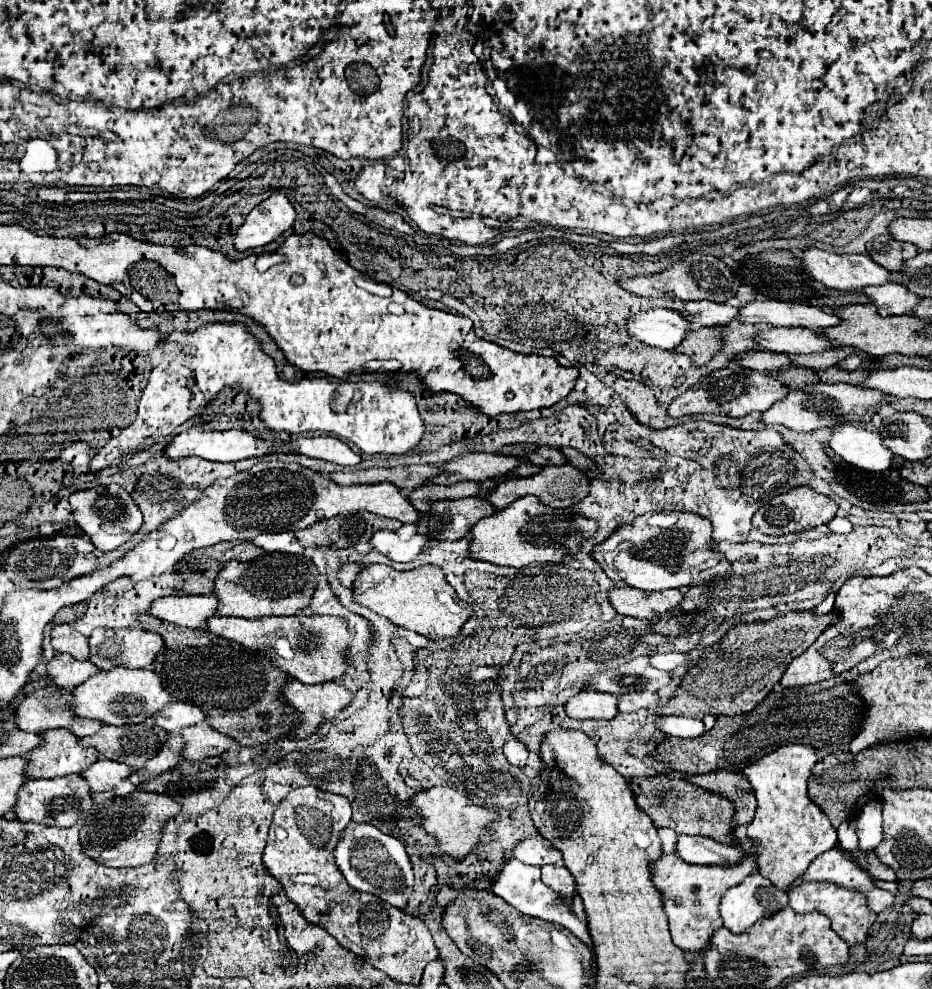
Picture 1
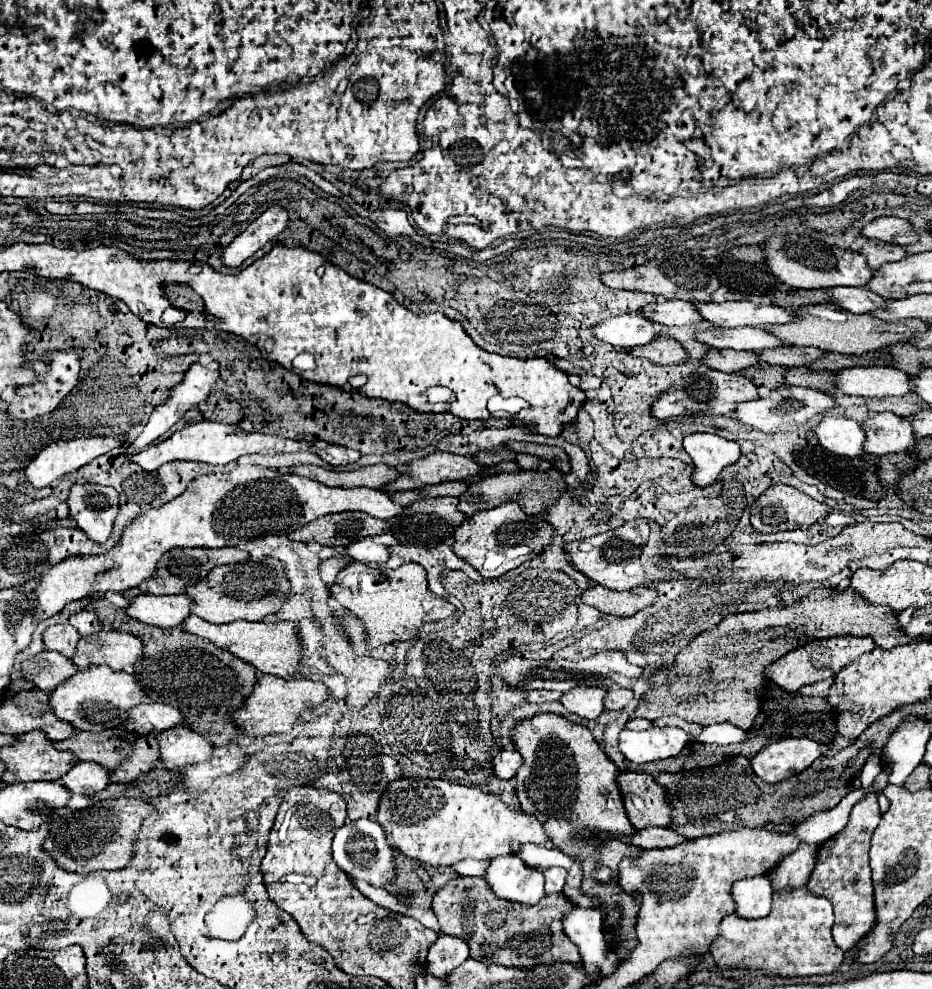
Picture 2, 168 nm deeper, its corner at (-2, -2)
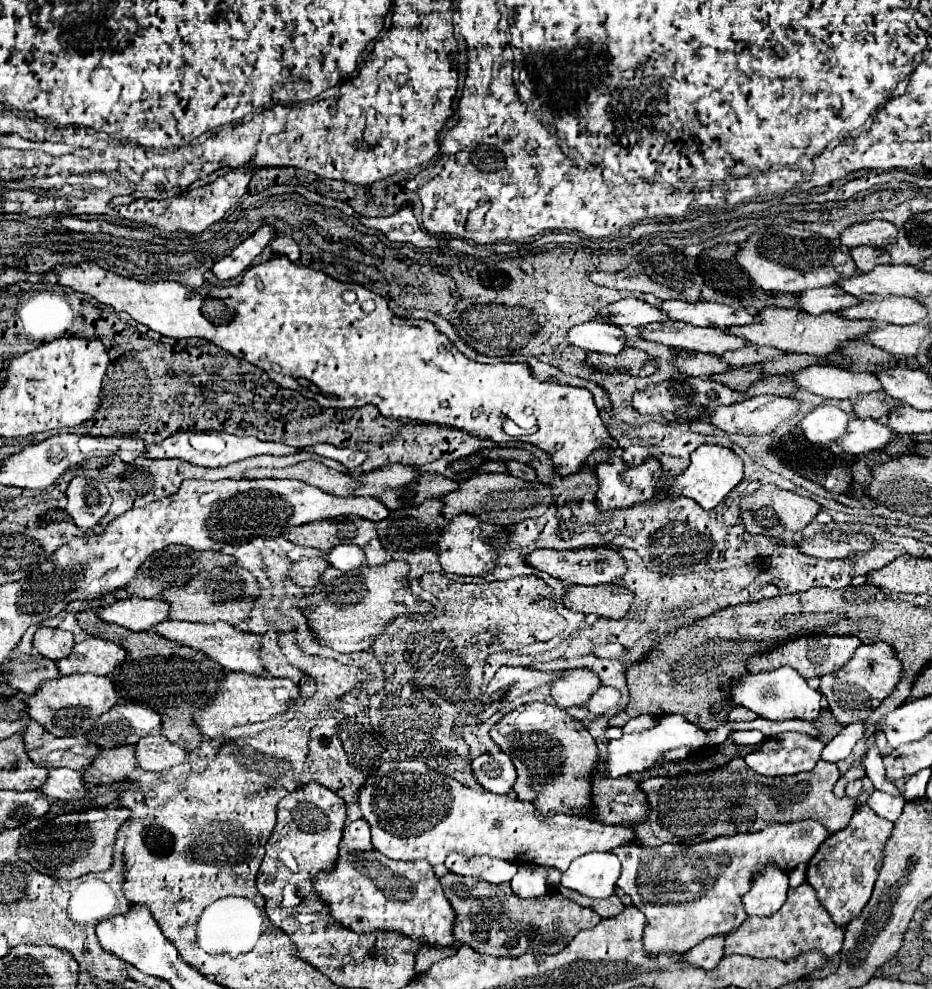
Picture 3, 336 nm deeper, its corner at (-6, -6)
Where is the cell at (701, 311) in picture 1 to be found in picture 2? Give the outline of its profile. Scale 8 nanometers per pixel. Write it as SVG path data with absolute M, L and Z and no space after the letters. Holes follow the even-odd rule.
M679 299L655 303L655 305L645 305L641 309L641 313L645 317L649 317L651 321L657 321L663 325L677 325L677 327L679 325L697 325L703 321L703 317L699 317L699 311L693 303L679 301Z

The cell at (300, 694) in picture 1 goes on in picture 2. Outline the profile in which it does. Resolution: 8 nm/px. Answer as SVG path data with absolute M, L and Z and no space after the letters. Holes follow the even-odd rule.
M261 675L253 693L247 697L245 705L235 711L235 723L247 731L251 737L265 737L275 733L289 733L305 713L305 709L315 709L331 695L329 687L315 683L311 679L281 679L271 675Z

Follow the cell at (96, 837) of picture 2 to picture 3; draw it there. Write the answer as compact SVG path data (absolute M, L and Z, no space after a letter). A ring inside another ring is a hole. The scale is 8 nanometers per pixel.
M95 807L79 813L63 813L45 825L33 829L19 843L19 859L31 863L35 871L55 879L77 879L87 873L107 871L111 867L111 851L119 827L129 819L129 809Z

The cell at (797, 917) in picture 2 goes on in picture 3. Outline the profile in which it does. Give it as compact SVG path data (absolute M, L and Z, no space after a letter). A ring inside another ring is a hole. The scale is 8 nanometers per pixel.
M803 883L797 889L789 889L785 905L771 917L747 917L743 925L731 933L727 933L725 955L749 955L757 959L779 959L789 961L801 955L807 949L821 949L827 957L833 957L841 951L843 945L843 929L839 929L827 911L819 907L815 891Z

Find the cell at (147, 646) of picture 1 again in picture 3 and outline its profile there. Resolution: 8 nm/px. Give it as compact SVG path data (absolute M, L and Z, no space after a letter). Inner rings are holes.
M89 637L81 643L75 643L71 649L71 655L67 659L59 659L57 667L61 675L73 675L73 673L93 673L93 675L109 675L123 659L125 659L123 647Z

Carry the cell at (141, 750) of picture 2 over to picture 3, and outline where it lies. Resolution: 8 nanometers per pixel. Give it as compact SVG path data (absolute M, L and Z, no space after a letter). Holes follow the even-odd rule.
M123 745L115 749L101 749L99 755L91 761L91 767L87 767L87 771L81 771L81 775L85 785L107 785L123 781L135 767L137 759L133 745Z

